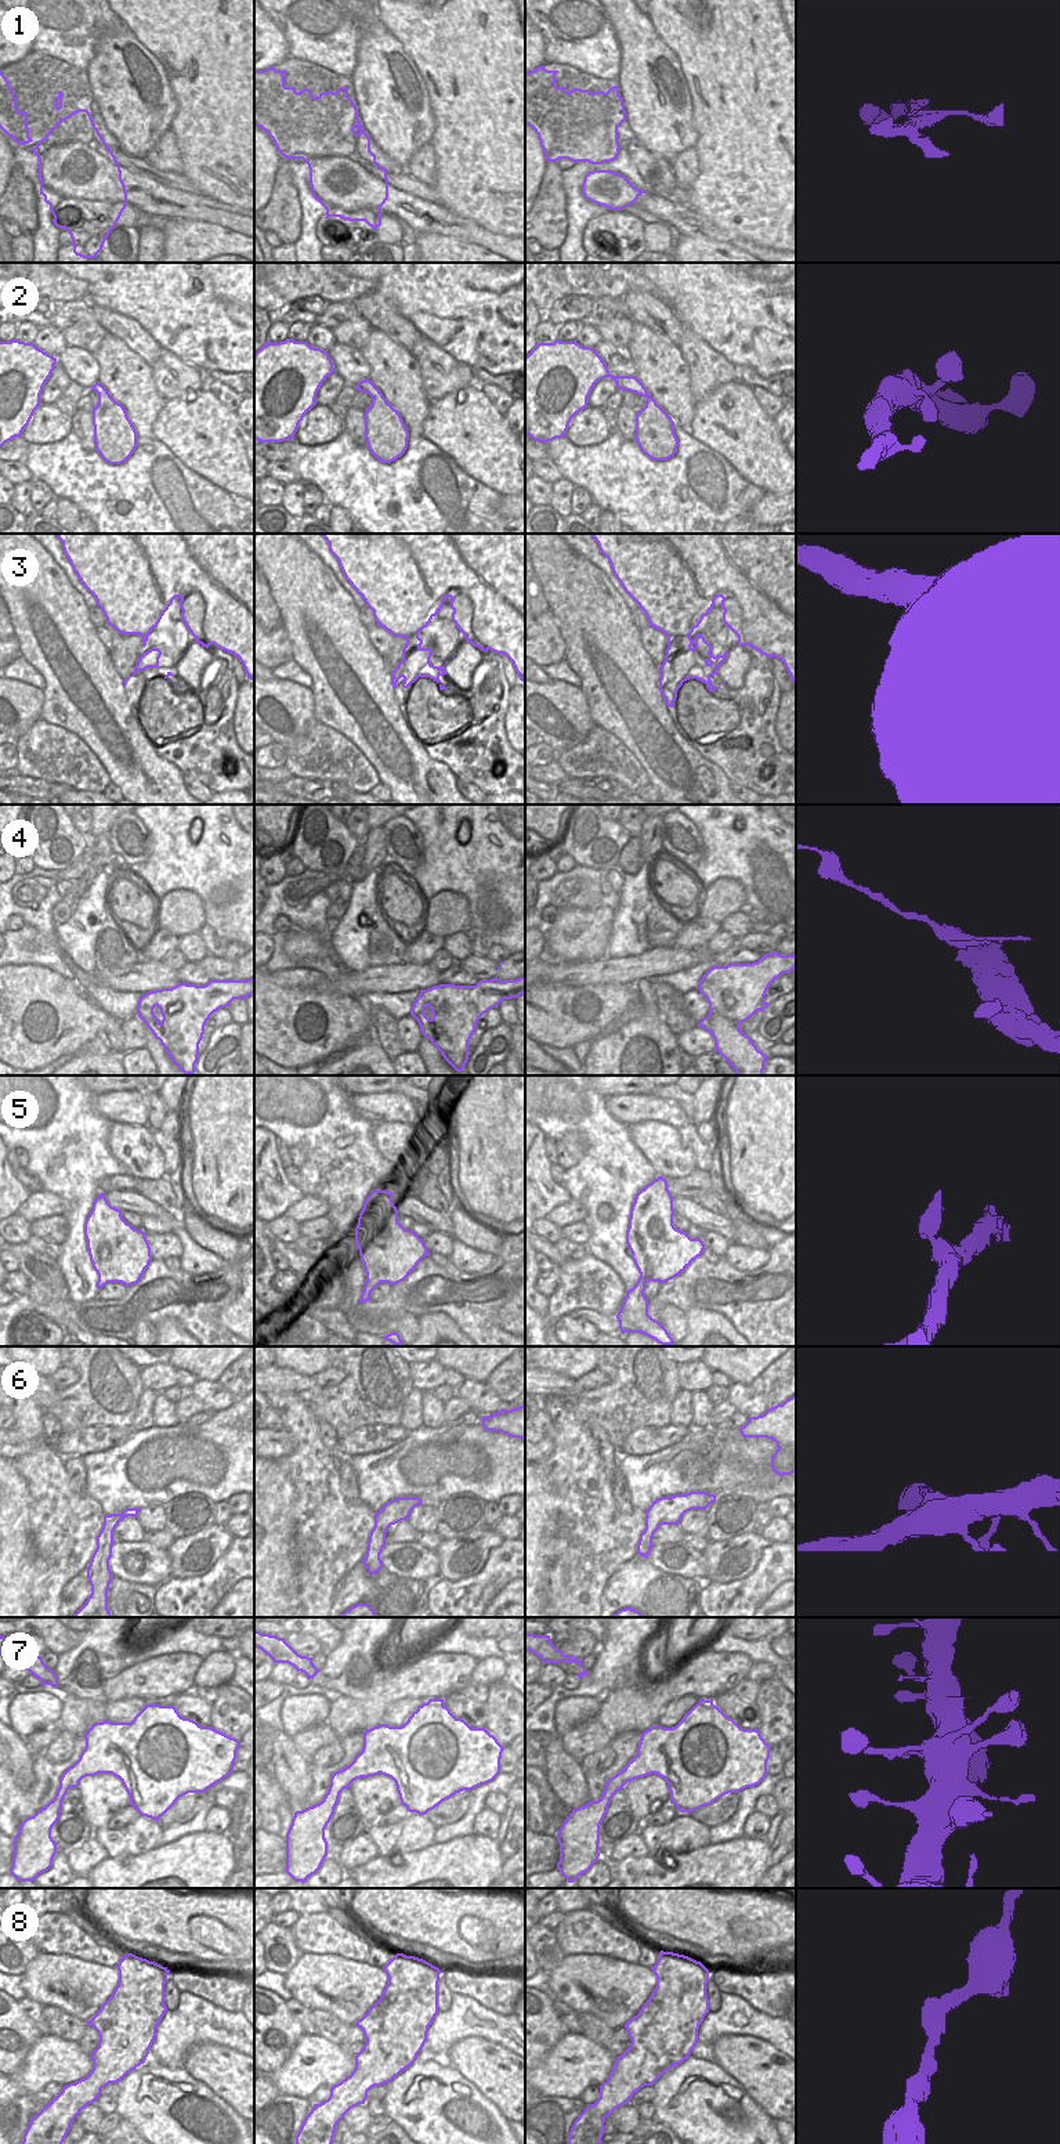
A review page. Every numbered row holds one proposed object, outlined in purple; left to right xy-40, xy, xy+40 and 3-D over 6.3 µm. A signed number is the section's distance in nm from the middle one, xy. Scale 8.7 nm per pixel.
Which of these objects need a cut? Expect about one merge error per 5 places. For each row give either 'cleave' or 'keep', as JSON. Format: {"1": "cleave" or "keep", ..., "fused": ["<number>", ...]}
{"1": "keep", "2": "keep", "3": "keep", "4": "cleave", "5": "keep", "6": "keep", "7": "keep", "8": "keep", "fused": ["4"]}

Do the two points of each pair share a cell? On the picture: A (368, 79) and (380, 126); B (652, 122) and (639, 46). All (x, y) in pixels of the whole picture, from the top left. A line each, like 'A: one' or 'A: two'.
A: one
B: one

